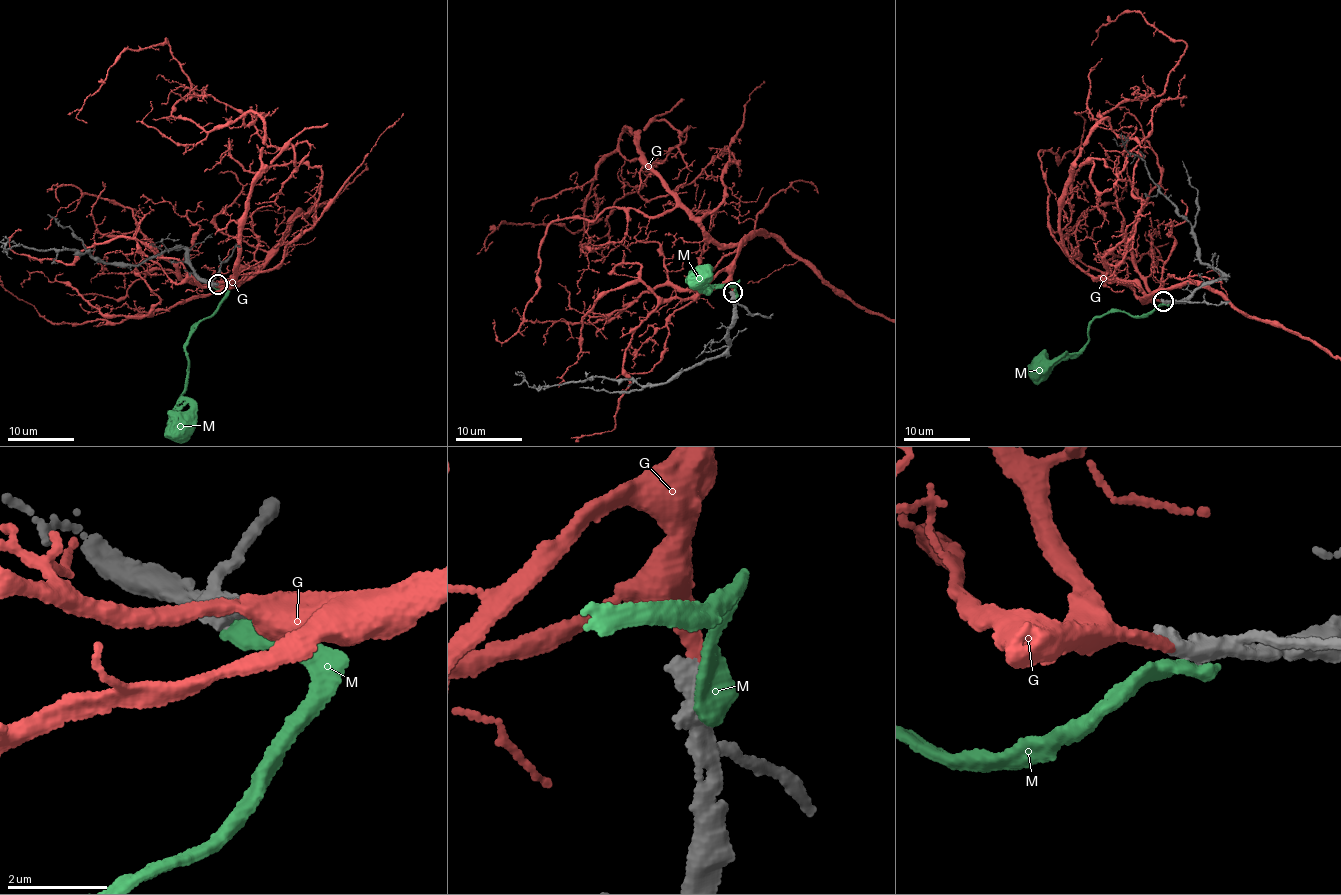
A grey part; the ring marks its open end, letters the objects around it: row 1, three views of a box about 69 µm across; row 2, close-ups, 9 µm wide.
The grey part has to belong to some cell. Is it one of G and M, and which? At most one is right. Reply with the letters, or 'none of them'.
G

